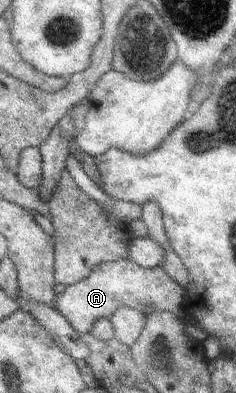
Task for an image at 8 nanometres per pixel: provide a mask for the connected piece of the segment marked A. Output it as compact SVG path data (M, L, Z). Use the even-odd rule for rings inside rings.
M126 258L100 263L86 279L66 286L65 291L56 299L56 307L78 333L87 334L91 333L98 319L110 319L112 313L120 307L135 309L146 317L156 311L165 311L186 321L189 315L182 309L185 296L184 287L168 276L161 266L144 268Z

